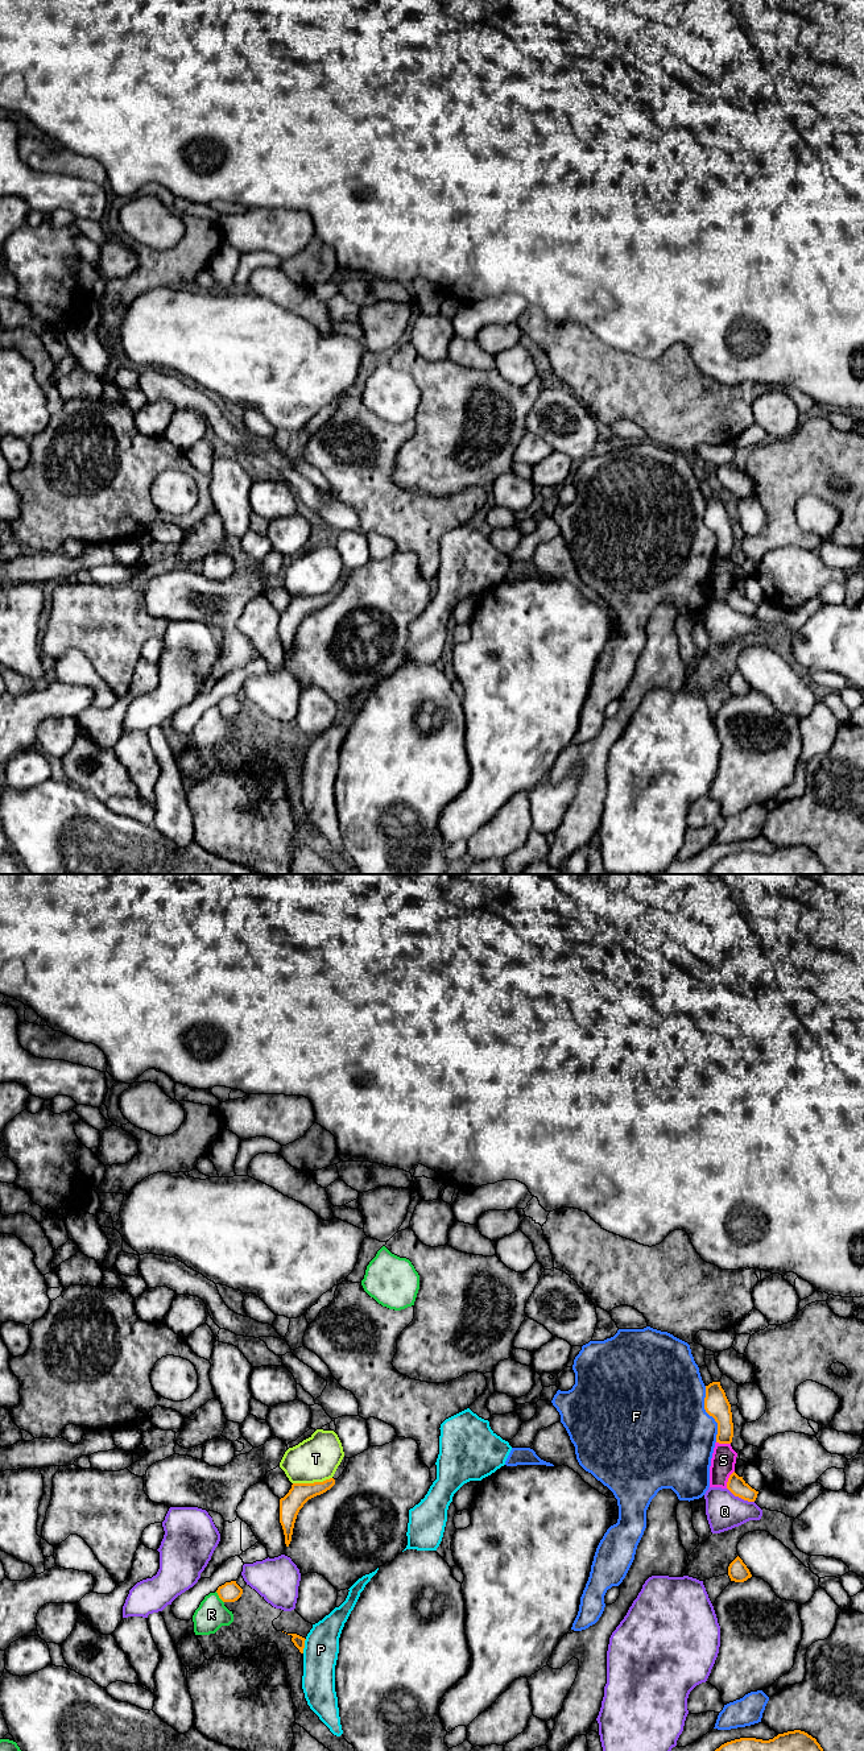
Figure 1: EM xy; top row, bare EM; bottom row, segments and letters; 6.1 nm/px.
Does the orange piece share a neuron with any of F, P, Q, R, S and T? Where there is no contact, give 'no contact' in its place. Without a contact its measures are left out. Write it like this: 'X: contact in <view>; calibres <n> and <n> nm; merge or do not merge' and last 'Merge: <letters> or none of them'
F: contact in xy; calibres 150 and 480 nm; do not merge
P: contact in xy; calibres 70 and 220 nm; do not merge
Q: contact in xy; calibres 110 and 220 nm; do not merge
R: contact in xy; calibres 120 and 190 nm; do not merge
S: contact in xy; calibres 110 and 150 nm; do not merge
T: contact in xy; calibres 130 and 280 nm; do not merge
Merge: none of them

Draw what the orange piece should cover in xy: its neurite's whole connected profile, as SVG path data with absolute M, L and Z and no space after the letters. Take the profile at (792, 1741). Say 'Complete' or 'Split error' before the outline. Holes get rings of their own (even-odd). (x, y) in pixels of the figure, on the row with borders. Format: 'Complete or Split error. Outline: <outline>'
Complete. Outline: M794 1730L778 1734L773 1739L740 1738L722 1744L715 1751L823 1751L815 1738Z

